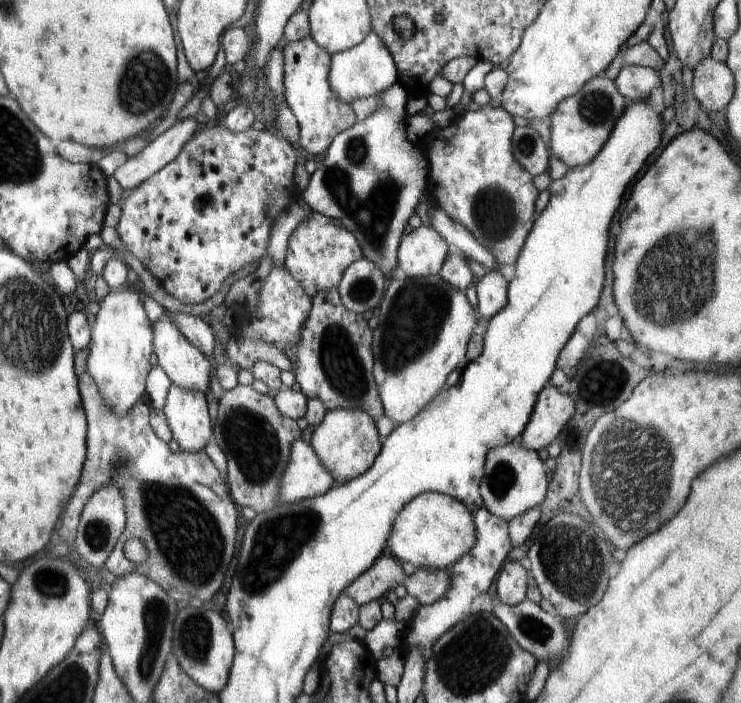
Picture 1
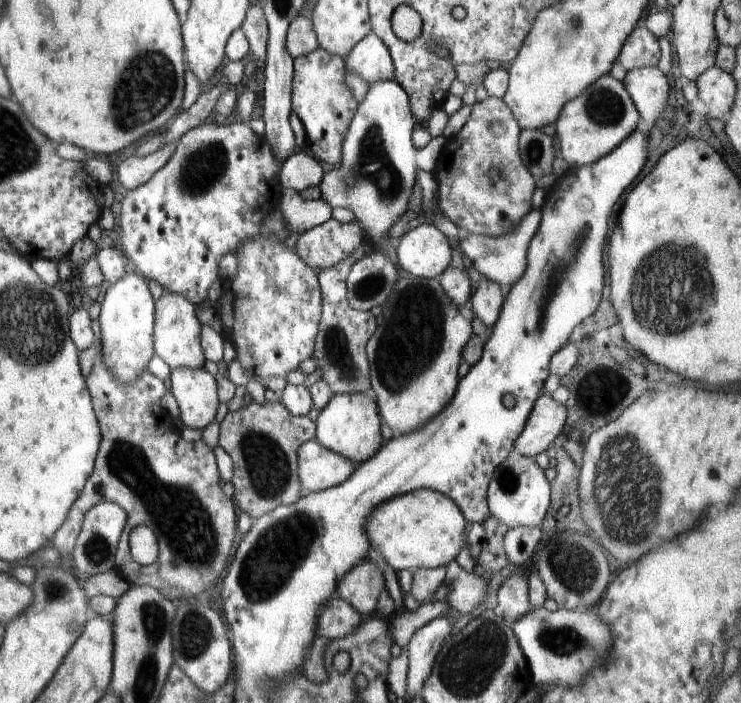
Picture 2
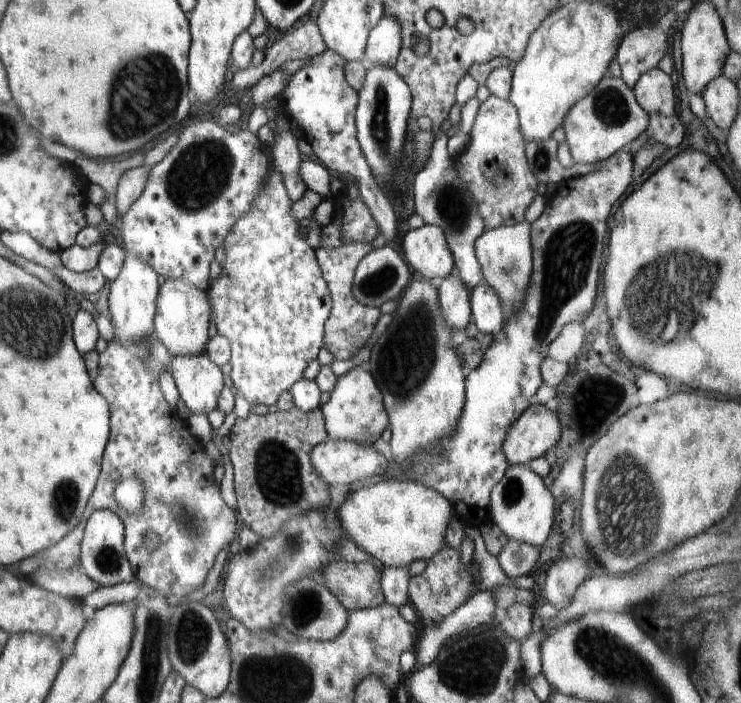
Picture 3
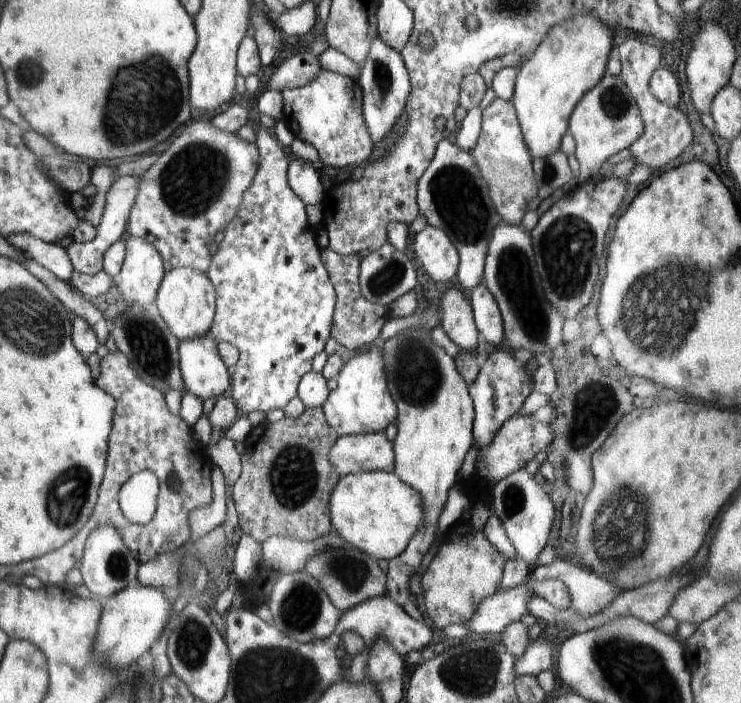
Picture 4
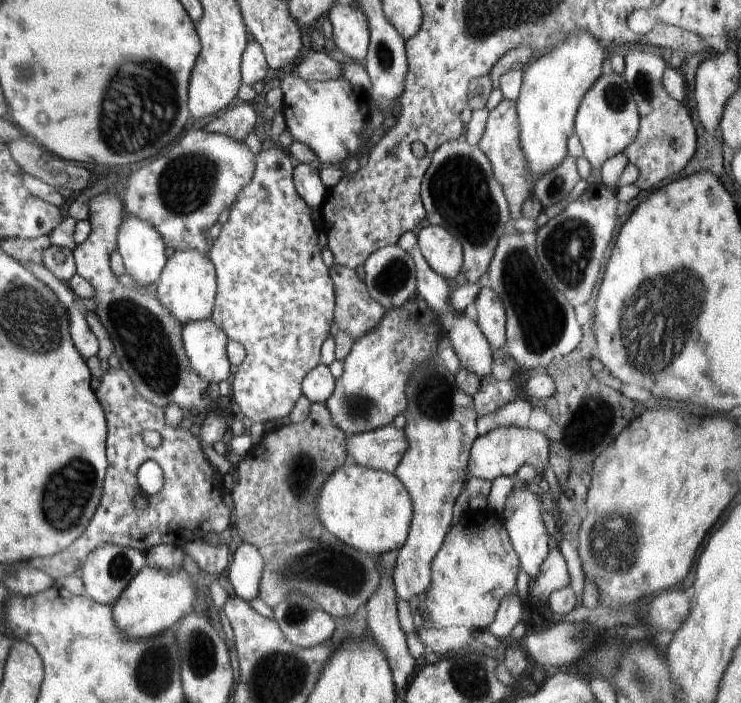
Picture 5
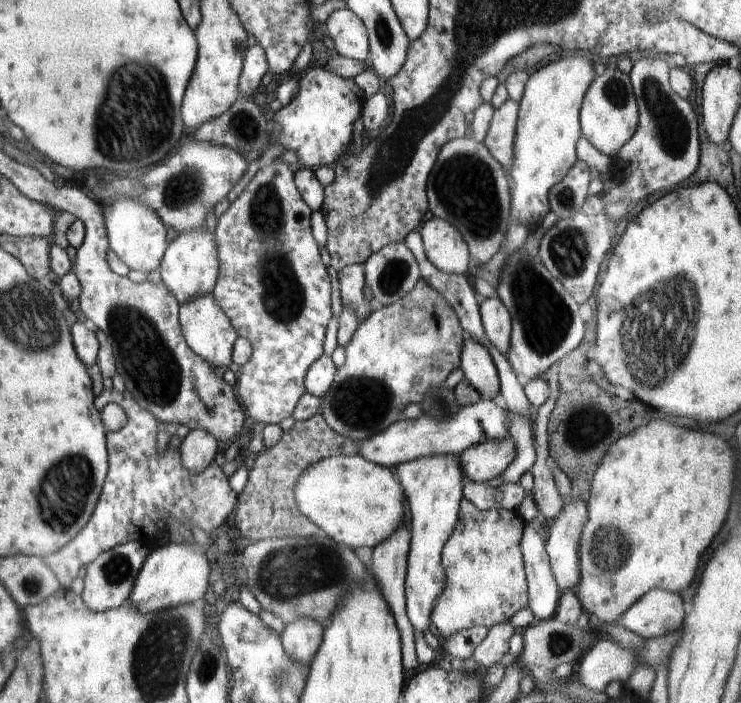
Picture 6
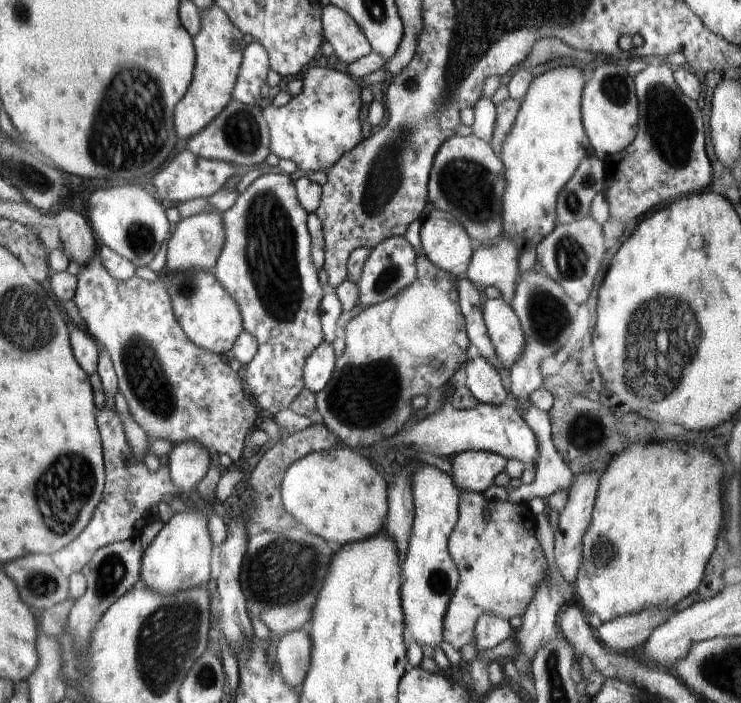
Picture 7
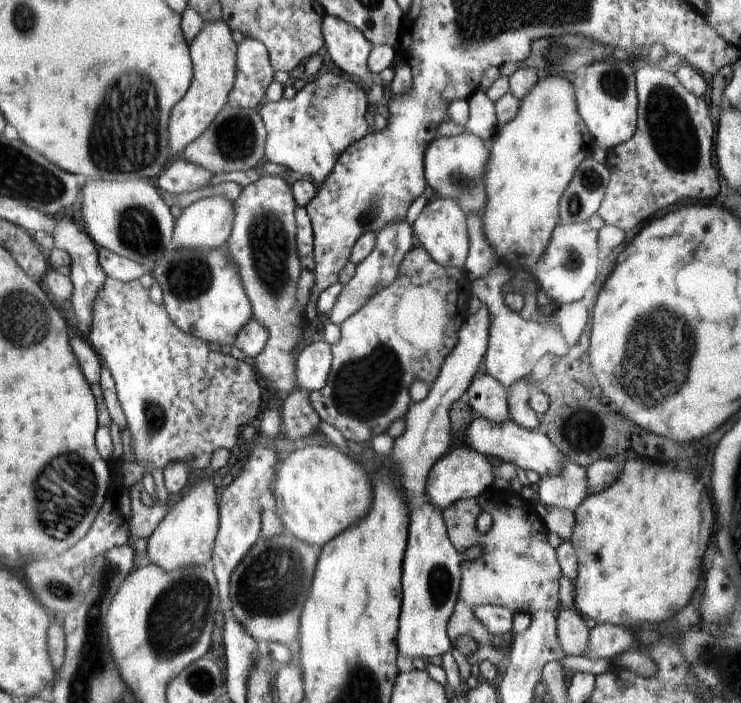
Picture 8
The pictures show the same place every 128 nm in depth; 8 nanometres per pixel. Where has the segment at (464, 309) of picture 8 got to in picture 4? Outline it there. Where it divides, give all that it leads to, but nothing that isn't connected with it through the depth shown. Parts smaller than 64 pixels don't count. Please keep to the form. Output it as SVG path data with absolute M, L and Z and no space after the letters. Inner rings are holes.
M373 343L370 350L358 352L354 358L343 364L337 376L336 389L330 391L326 402L321 406L326 422L334 428L337 437L384 432L388 424L394 422L398 416L386 382L384 356L380 350L382 343Z

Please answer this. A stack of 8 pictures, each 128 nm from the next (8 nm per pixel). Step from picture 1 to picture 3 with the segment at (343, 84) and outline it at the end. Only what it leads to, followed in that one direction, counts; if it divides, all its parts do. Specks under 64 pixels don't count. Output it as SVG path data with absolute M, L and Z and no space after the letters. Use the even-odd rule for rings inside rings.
M385 13L370 31L364 50L364 61L372 67L394 68L402 48L400 44L402 44L402 28L396 22L396 18Z

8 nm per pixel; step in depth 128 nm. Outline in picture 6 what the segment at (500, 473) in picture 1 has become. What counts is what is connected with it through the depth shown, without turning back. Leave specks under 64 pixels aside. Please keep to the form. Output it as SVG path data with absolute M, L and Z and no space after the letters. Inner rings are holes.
M524 520L524 532L520 538L520 552L524 558L528 608L535 622L552 618L558 608L561 590L554 580L546 550L546 538L538 532L534 520Z

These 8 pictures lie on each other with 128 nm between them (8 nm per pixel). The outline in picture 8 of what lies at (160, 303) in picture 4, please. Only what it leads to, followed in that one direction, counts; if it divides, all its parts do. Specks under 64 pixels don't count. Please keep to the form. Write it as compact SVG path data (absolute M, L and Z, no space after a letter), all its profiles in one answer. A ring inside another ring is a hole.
M212 196L202 198L182 209L175 220L172 248L188 248L188 250L220 250L224 249L234 222L234 205L228 198Z

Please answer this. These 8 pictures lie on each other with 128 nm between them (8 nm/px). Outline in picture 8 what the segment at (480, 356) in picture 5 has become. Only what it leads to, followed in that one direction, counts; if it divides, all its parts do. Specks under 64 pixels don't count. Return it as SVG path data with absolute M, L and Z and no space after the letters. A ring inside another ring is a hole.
M476 372L465 396L474 416L482 416L488 422L502 424L509 418L507 394L508 388L488 372Z

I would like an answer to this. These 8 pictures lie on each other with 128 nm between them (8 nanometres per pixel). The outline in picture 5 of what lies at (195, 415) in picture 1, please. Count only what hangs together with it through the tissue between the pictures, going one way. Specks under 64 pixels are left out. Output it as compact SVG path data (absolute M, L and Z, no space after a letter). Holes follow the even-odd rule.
M210 320L183 325L182 346L192 370L208 384L230 382L230 361L226 354L228 336Z

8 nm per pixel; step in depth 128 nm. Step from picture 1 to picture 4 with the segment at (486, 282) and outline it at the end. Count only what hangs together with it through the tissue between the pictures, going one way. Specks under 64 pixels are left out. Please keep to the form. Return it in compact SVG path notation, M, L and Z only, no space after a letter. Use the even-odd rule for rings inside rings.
M483 282L473 288L468 297L478 332L492 346L498 346L505 336L504 323L496 299Z

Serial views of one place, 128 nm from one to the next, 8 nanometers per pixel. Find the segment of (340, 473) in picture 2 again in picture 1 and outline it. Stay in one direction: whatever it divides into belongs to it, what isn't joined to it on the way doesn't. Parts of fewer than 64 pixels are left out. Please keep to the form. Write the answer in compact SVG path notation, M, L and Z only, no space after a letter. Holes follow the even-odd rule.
M298 438L290 446L290 460L280 474L278 506L322 496L334 485L332 474L322 466L307 438Z

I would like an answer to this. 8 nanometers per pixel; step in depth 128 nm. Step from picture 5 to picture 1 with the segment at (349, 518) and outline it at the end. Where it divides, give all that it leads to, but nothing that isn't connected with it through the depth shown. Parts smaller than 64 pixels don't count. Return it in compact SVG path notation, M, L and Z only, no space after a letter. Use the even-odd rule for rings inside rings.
M425 492L400 510L388 536L388 550L394 559L410 562L416 569L444 571L474 548L477 536L473 513L460 500L438 492Z

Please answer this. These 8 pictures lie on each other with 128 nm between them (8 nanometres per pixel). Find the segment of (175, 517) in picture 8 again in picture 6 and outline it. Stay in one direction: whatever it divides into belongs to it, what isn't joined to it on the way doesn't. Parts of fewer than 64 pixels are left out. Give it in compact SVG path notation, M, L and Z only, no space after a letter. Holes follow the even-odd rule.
M180 542L159 545L150 552L136 577L128 603L134 610L146 612L164 612L168 608L196 604L202 602L208 590L208 574L210 564L204 554L204 548L190 542Z

